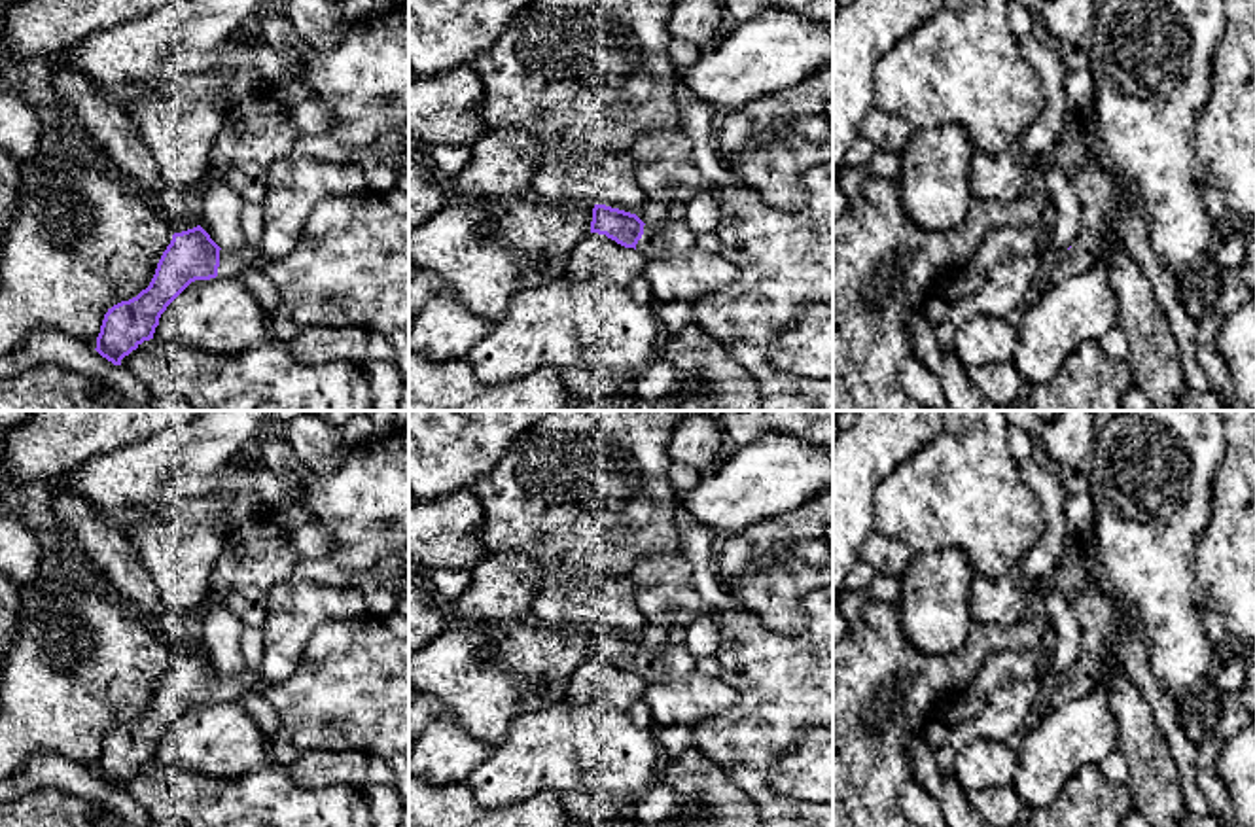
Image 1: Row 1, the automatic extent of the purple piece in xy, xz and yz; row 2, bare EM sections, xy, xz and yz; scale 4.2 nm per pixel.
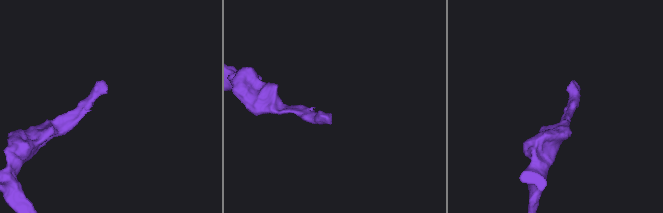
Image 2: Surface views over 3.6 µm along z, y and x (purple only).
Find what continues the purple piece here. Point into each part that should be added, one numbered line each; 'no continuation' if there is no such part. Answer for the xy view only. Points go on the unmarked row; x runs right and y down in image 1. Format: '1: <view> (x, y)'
1: xy (231, 687)

